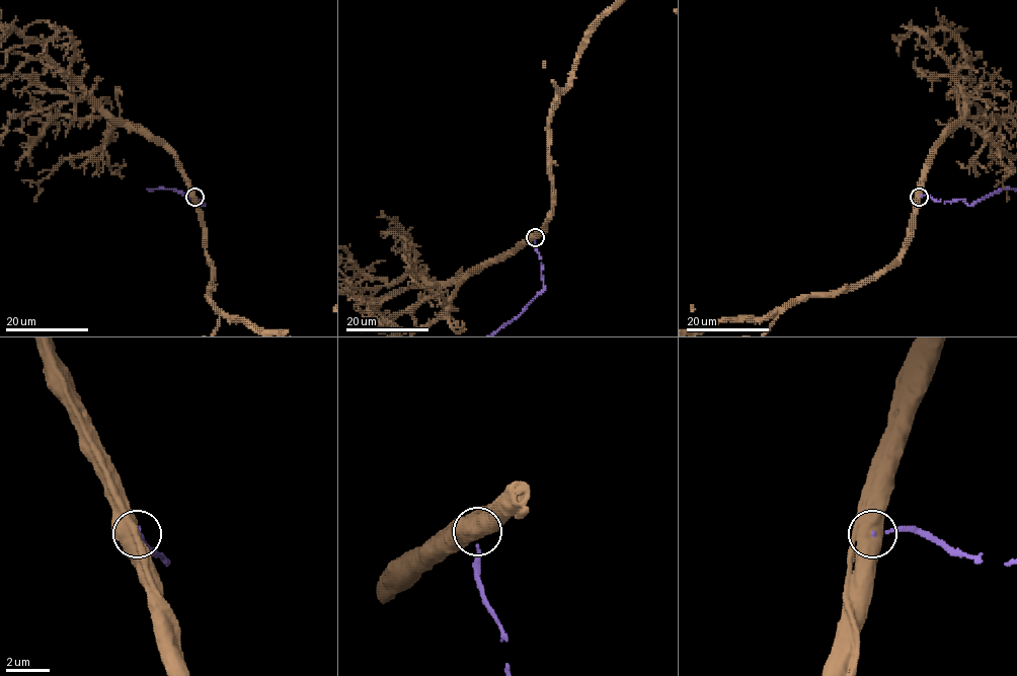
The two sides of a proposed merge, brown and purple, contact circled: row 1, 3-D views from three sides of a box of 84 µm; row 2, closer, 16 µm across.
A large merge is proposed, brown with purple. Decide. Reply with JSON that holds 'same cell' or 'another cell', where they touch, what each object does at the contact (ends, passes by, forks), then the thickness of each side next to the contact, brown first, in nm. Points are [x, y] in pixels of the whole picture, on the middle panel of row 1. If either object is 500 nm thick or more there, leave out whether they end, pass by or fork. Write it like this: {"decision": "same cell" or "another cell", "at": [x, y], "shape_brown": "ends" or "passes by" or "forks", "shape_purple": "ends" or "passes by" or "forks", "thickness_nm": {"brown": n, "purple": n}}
{"decision": "another cell", "at": [535, 237], "thickness_nm": {"brown": 800, "purple": 130}}

